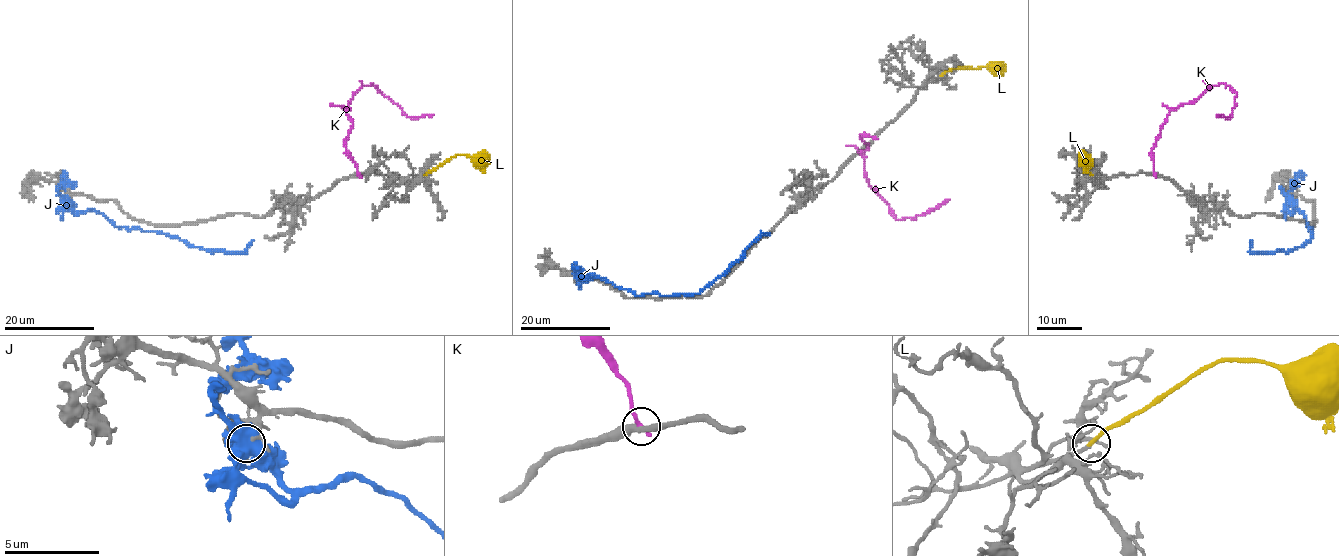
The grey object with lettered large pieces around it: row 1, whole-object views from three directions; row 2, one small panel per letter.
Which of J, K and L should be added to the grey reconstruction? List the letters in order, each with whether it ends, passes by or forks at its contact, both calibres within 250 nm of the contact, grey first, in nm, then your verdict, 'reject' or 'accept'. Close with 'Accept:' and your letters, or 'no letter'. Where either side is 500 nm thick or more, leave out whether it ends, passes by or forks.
J: 190/550 nm | reject
K: it ends | 320/240 nm | reject
L: it ends | 180/240 nm | accept
Accept: L

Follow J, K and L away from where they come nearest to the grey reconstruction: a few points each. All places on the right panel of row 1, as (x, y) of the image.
J: (1292, 201), (1293, 211), (1300, 210), (1313, 227), (1304, 245), (1256, 253), (1250, 251), (1250, 239)
K: (1155, 174), (1151, 147), (1169, 110), (1224, 83), (1236, 92), (1234, 106), (1229, 117), (1215, 114)
L: (1092, 174), (1085, 166), (1085, 155), (1083, 172)

